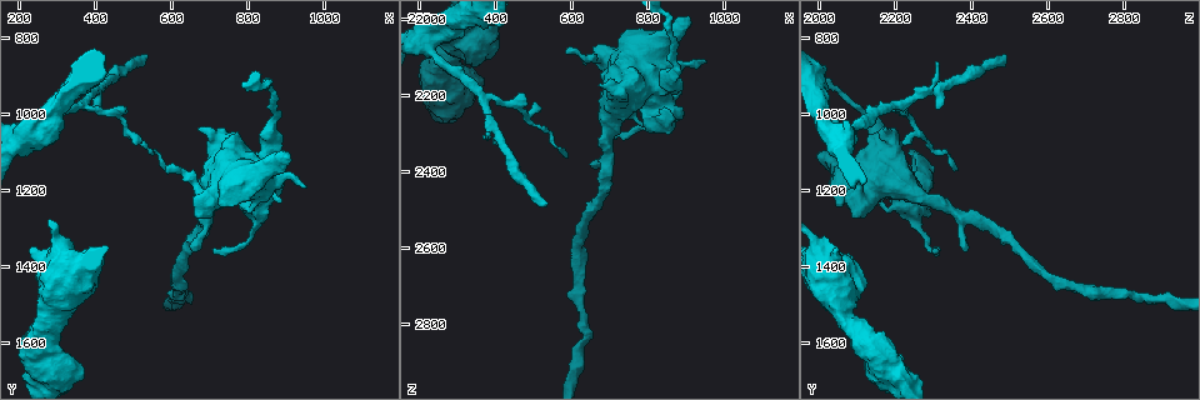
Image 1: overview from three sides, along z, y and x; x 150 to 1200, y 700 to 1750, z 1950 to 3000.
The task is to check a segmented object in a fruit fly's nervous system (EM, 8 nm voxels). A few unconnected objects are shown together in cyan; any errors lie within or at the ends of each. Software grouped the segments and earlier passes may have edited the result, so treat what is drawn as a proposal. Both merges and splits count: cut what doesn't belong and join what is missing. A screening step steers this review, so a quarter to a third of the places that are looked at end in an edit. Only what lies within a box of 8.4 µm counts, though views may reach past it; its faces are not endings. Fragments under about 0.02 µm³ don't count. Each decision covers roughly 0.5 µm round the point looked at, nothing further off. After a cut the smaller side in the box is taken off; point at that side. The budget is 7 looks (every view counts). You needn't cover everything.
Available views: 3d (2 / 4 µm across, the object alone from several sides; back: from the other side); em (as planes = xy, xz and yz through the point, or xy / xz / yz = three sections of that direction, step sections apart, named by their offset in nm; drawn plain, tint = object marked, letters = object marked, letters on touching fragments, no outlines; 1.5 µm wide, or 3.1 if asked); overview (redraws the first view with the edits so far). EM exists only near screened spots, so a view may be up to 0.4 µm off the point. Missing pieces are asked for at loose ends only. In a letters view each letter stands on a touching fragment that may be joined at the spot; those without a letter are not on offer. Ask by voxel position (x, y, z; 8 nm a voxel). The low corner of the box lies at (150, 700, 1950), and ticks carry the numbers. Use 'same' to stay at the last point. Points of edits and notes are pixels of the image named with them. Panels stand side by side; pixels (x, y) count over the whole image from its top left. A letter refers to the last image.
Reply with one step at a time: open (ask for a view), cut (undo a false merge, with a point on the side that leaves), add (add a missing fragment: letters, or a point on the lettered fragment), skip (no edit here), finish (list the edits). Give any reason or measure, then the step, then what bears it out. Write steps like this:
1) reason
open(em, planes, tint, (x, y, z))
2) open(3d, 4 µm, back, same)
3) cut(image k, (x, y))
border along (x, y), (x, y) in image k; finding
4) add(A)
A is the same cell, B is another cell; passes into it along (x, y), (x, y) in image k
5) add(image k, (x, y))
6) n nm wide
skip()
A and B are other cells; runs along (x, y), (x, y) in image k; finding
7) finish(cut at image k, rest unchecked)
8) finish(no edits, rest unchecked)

free end
open(em, planes, letters, (530, 845, 2485))

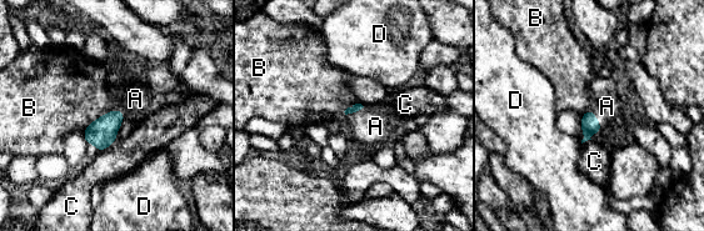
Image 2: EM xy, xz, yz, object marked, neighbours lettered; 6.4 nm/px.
add(A)
A is the same cell, B, C and D are other cells; passes into it along (589, 124), (595, 119), (607, 106) in image 2; it goes on there

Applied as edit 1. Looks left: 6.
open(overview)

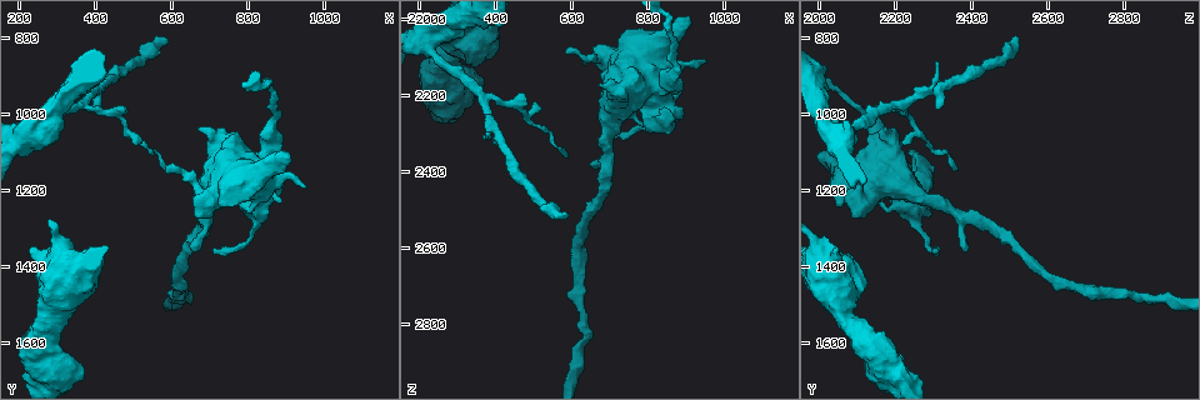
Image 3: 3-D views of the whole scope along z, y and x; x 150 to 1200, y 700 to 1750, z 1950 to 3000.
free end
open(em, xy, step 4, letters, (230, 1350, 2050))

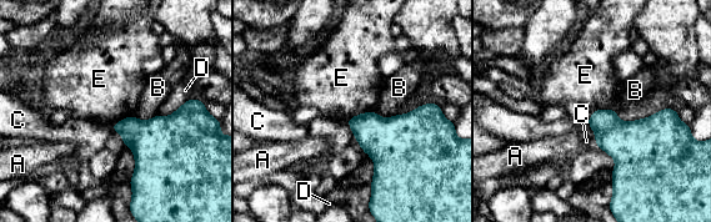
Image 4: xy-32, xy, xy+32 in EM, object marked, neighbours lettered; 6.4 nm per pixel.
another direction
open(em, yz, step 8, letters, same)

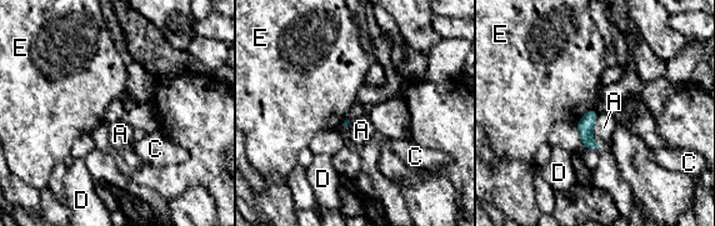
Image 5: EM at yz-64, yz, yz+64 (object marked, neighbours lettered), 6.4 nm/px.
A touches over 220 nm
skip()
A, C, D and E are other cells; border along (591, 108), (575, 124) in image 5; none of them fits

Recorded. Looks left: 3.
thin end
open(3d, 4 µm, back, (580, 1140, 2080))

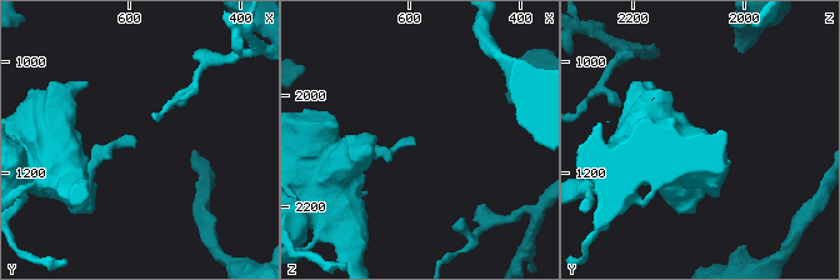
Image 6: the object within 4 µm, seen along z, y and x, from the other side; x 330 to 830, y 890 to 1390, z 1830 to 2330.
open(em, planes, letters, (585, 1145, 2085))

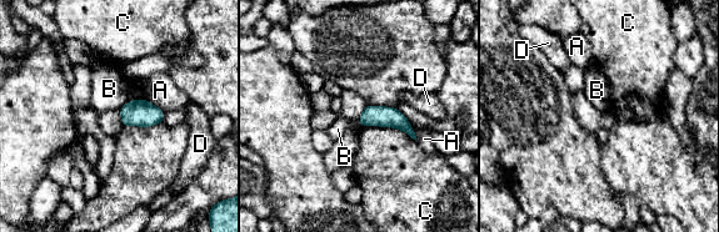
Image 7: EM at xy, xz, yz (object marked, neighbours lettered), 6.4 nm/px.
skip()
A, B, C and D are other cells; border along (130, 100), (119, 110) in image 7; no lettered fragment goes on from it

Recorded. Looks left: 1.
finish(add at image 2, rest unchecked)

